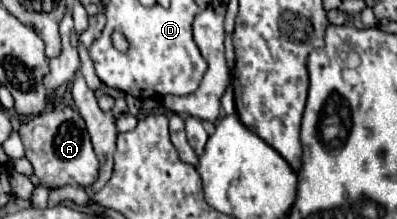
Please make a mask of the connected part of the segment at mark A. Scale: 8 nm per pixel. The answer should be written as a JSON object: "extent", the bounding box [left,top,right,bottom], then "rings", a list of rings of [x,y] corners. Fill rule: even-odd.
{"extent":[19,106,99,190],"rings":[[[69,106],[45,110],[23,122],[19,128],[19,136],[25,146],[25,156],[35,168],[35,176],[39,178],[41,186],[45,186],[47,190],[61,188],[65,184],[87,188],[95,182],[99,162],[93,152],[85,122],[77,110]]]}

